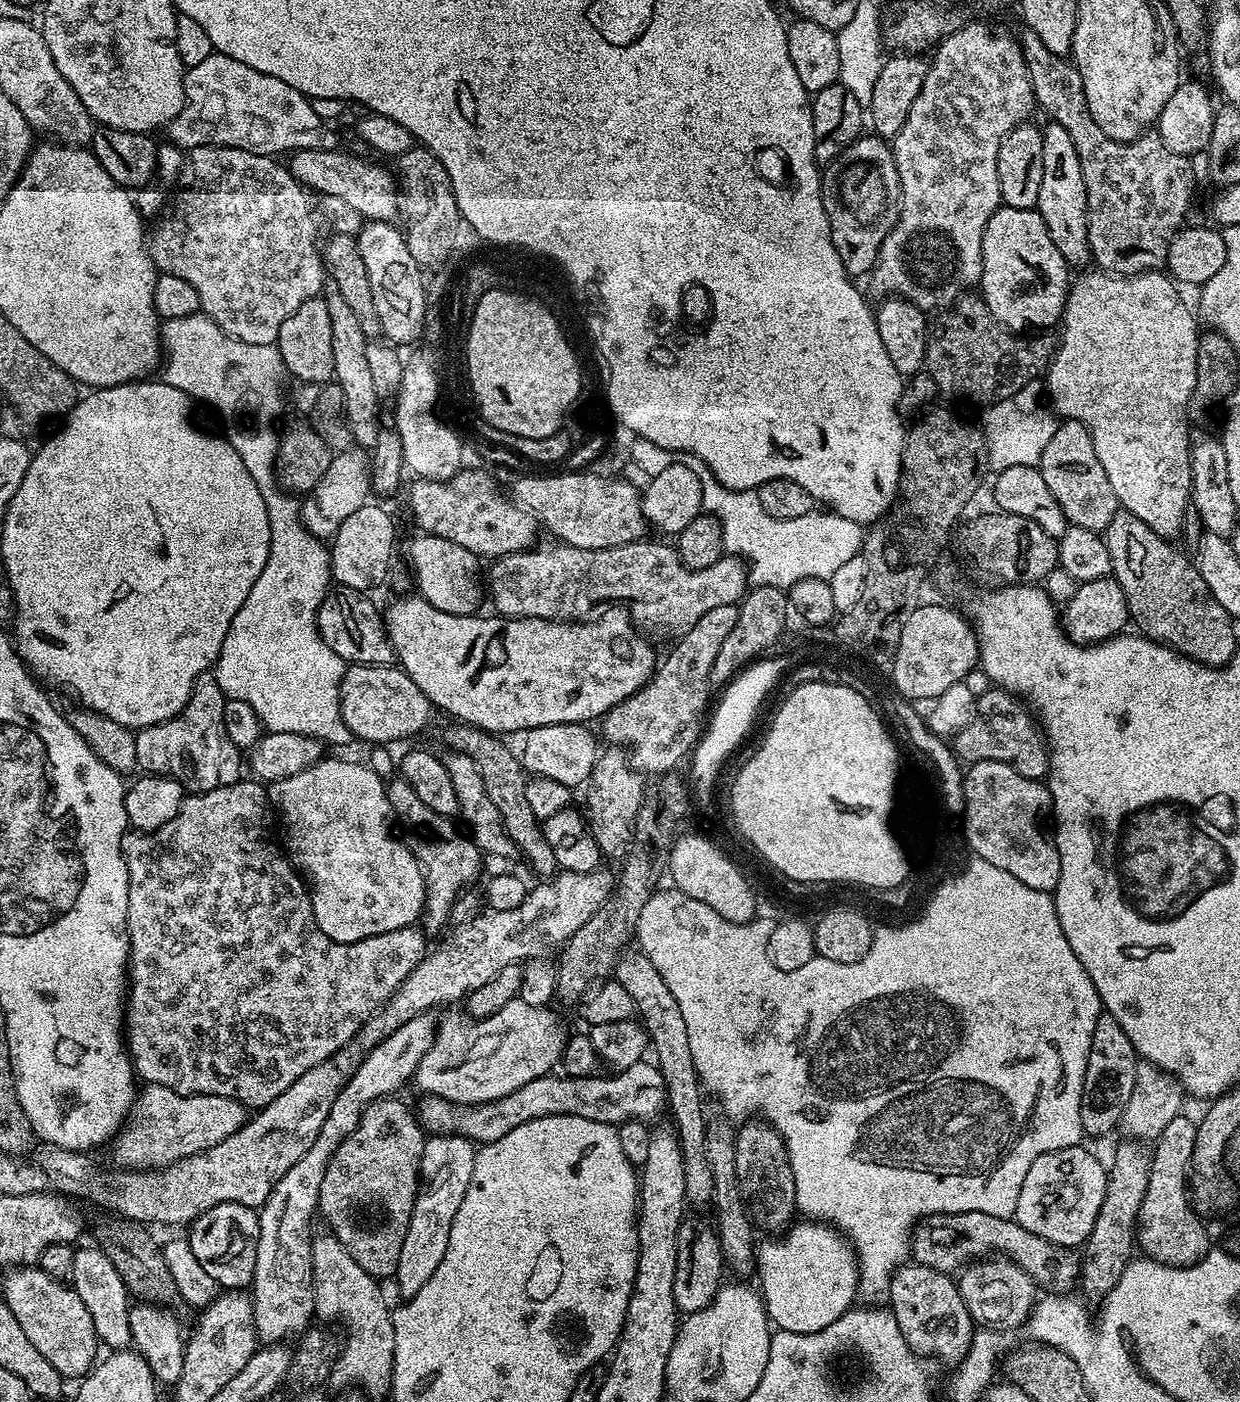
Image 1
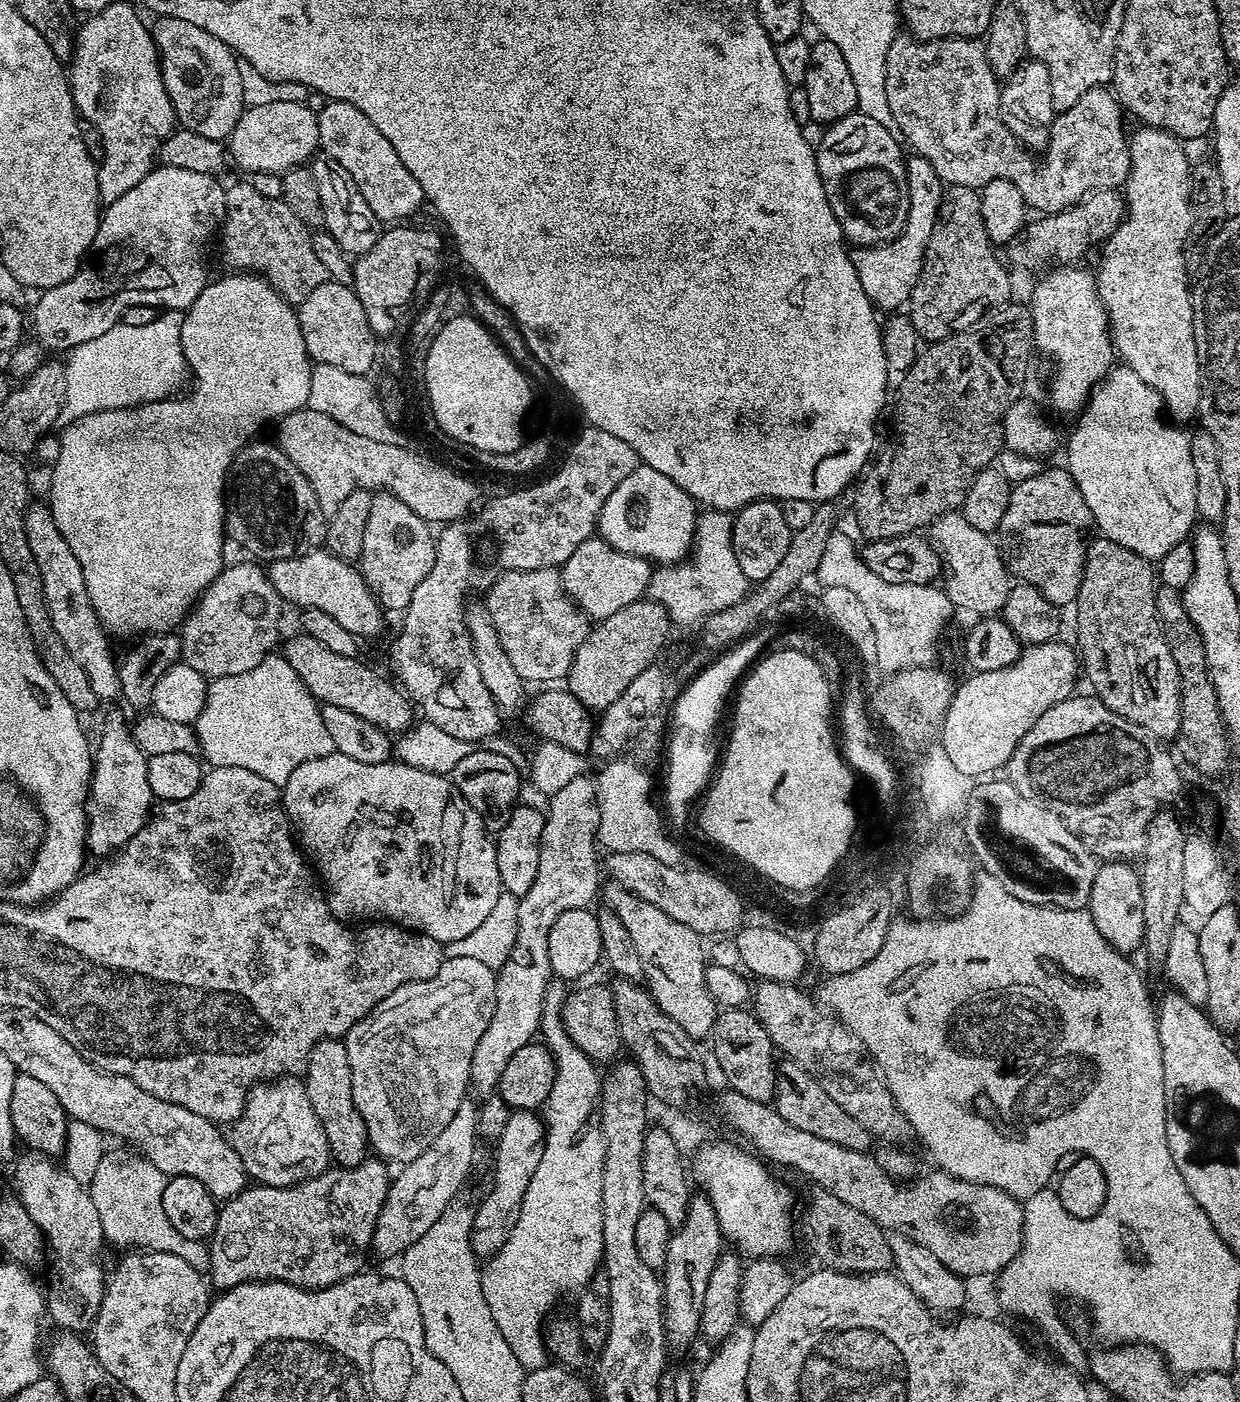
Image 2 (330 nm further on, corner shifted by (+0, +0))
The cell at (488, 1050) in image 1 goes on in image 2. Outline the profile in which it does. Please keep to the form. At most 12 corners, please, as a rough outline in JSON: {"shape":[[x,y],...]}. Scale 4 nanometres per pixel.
{"shape":[[450,957],[343,1036],[371,1151],[406,1165],[469,1095],[496,972]]}

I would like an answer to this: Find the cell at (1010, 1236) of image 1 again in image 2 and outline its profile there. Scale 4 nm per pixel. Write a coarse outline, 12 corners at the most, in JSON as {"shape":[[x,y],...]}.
{"shape":[[785,1059],[774,1107],[786,1122],[868,1152],[874,1137]]}

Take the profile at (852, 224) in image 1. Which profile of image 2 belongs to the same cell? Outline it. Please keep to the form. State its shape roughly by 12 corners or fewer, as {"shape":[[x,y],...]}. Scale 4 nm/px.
{"shape":[[858,110],[815,145],[845,241],[893,240],[910,206],[901,141]]}

